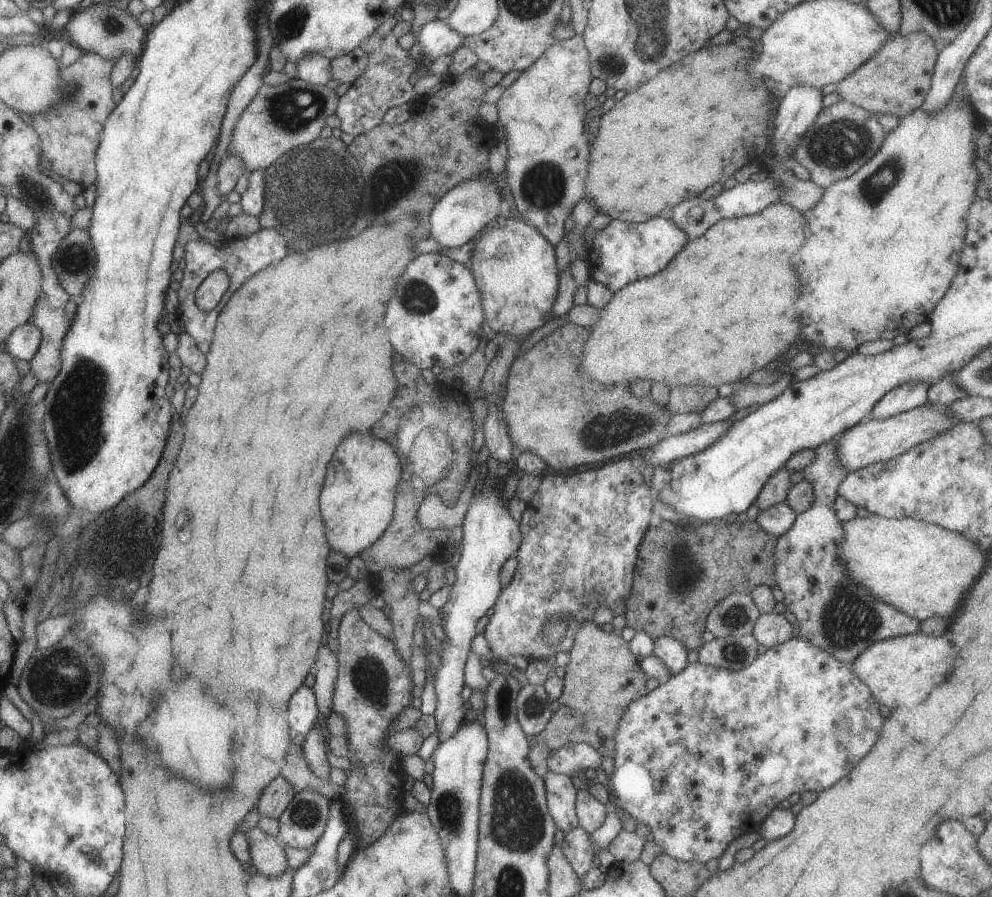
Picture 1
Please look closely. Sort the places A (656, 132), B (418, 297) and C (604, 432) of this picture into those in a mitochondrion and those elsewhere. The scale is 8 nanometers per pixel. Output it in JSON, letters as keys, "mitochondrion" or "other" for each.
{"A":"other","B":"mitochondrion","C":"mitochondrion"}

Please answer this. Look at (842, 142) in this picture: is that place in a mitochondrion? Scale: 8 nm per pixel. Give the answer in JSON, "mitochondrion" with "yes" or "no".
{"mitochondrion":"yes"}

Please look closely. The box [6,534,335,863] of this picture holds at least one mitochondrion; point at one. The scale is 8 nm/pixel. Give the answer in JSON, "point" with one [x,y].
{"point":[59,677]}

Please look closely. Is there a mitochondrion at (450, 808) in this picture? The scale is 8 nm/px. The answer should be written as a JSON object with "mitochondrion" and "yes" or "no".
{"mitochondrion":"yes"}

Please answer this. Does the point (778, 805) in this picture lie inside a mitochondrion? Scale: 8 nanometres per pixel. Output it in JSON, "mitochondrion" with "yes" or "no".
{"mitochondrion":"no"}

